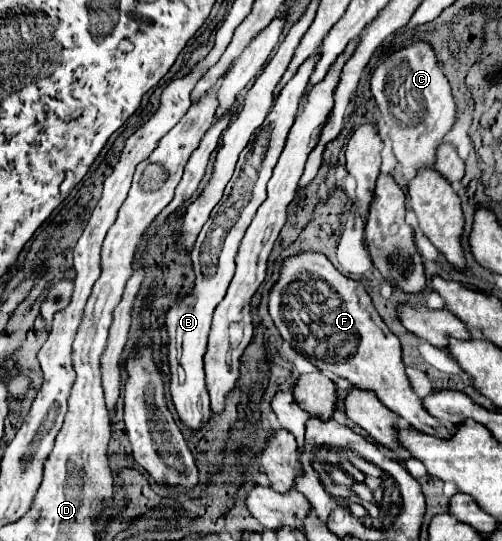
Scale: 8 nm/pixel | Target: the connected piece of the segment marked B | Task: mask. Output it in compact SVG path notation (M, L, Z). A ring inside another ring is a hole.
M314 53L310 59L306 59L296 75L284 85L280 95L274 101L272 111L268 113L266 121L256 129L256 135L252 135L248 147L240 153L240 159L236 163L236 171L232 179L228 181L222 199L212 209L210 219L198 233L198 239L192 249L192 261L194 261L194 273L196 273L196 285L194 291L178 301L166 315L166 327L168 327L168 367L170 367L170 395L176 407L176 413L180 421L184 421L192 429L202 429L206 421L210 419L210 397L206 387L206 371L204 371L204 353L208 345L208 333L212 325L212 313L216 305L224 299L226 289L234 277L234 259L238 255L240 241L244 237L244 231L248 229L248 223L254 219L258 207L266 199L266 183L272 177L272 171L276 167L276 159L280 157L286 135L294 123L294 117L298 113L298 103L302 93L306 91L312 71L318 63L320 55Z

